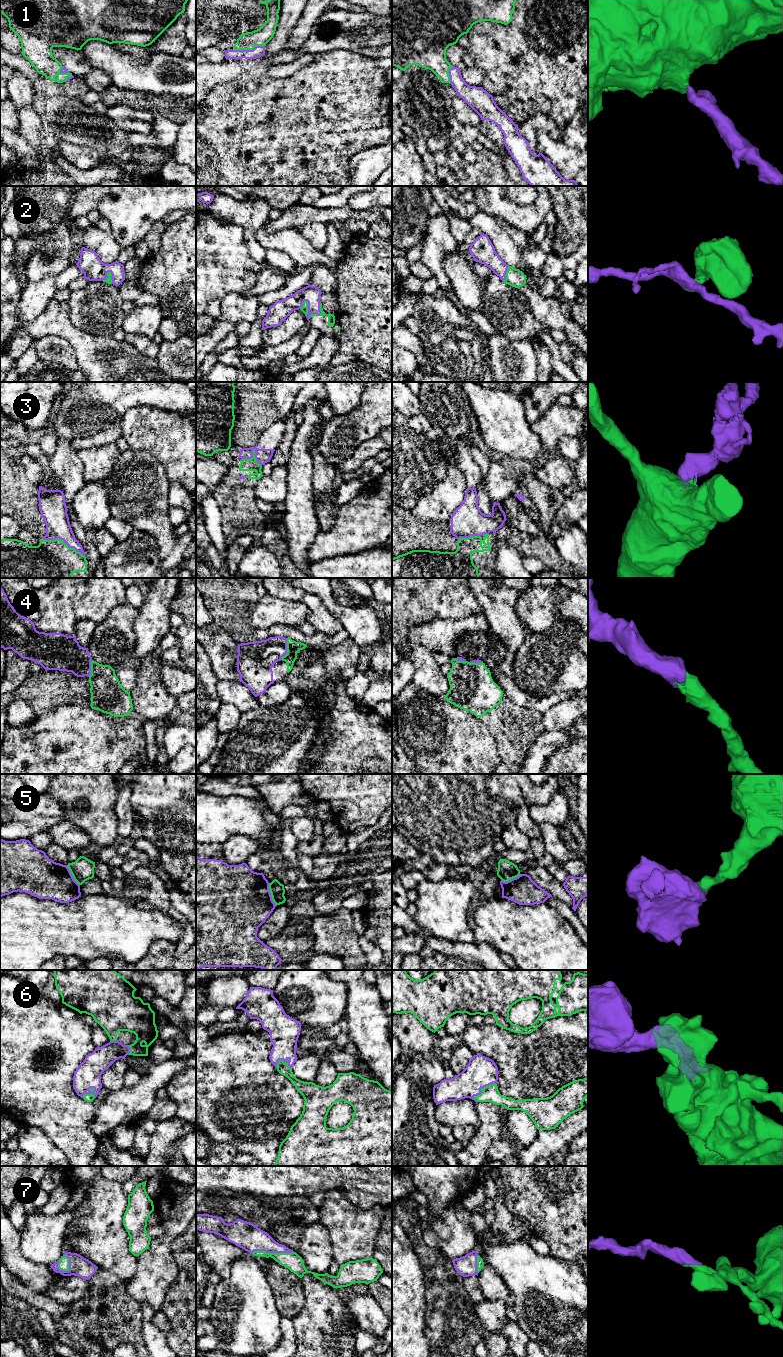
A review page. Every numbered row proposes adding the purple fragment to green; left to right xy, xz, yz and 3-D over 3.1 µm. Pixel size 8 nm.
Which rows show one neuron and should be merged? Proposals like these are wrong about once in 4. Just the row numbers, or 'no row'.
1, 2, 4, 6, 7

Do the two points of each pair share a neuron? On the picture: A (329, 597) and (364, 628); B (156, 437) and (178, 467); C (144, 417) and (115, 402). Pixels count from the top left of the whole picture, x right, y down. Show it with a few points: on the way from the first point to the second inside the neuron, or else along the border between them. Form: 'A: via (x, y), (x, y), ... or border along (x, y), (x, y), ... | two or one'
A: via (336, 606), (343, 613), (355, 619) | one
B: via (163, 444), (178, 460) | one
C: border along (153, 407), (132, 407), (119, 422) | two

